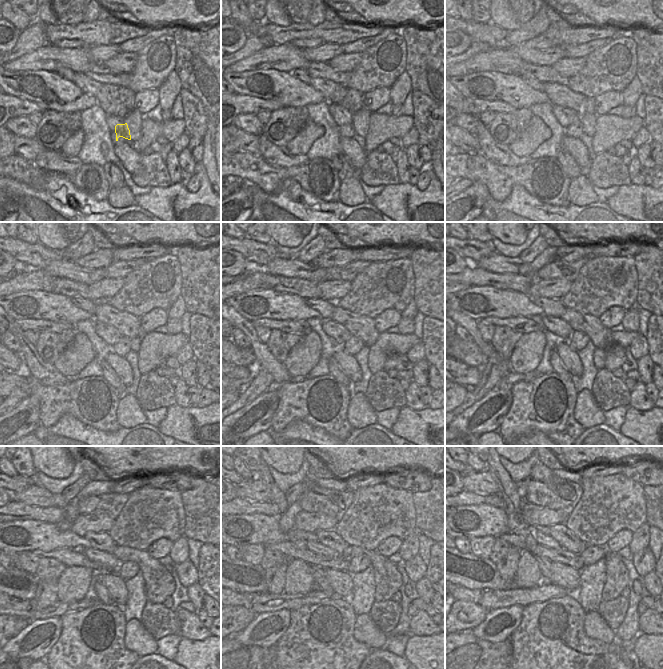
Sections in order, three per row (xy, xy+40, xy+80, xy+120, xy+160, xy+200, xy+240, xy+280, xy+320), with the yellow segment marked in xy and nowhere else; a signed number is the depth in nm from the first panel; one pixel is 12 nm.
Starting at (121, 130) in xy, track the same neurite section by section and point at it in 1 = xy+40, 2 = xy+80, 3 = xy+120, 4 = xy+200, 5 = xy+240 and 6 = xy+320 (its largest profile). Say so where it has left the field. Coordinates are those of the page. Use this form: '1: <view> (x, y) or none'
1: xy+40 (347, 130)
2: xy+80 (574, 129)
3: xy+120 (123, 347)
4: xy+200 (578, 340)
5: xy+240 (130, 563)
6: xy+320 (576, 562)

